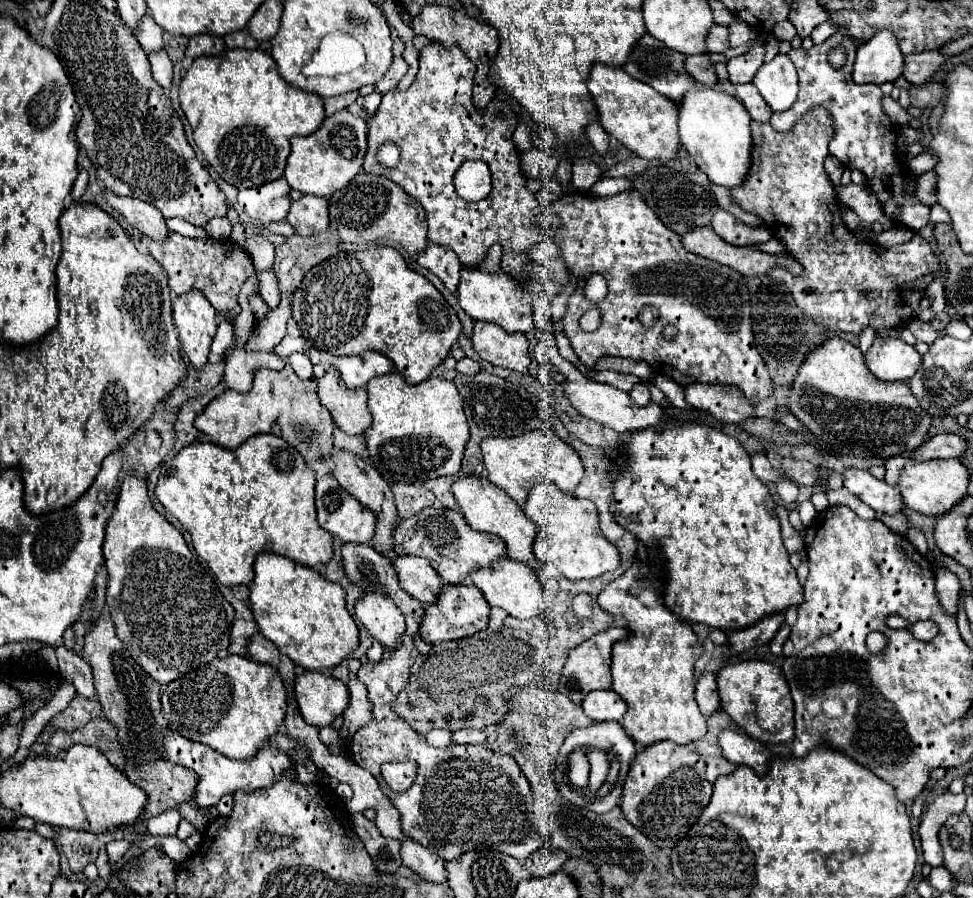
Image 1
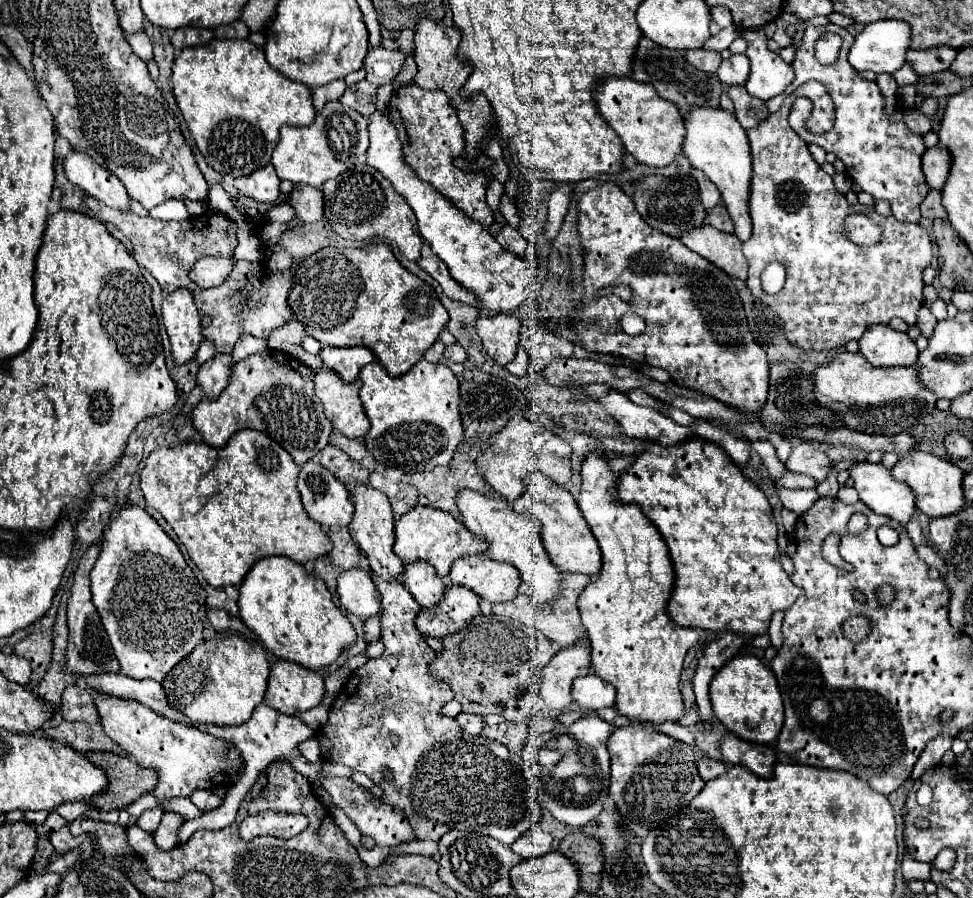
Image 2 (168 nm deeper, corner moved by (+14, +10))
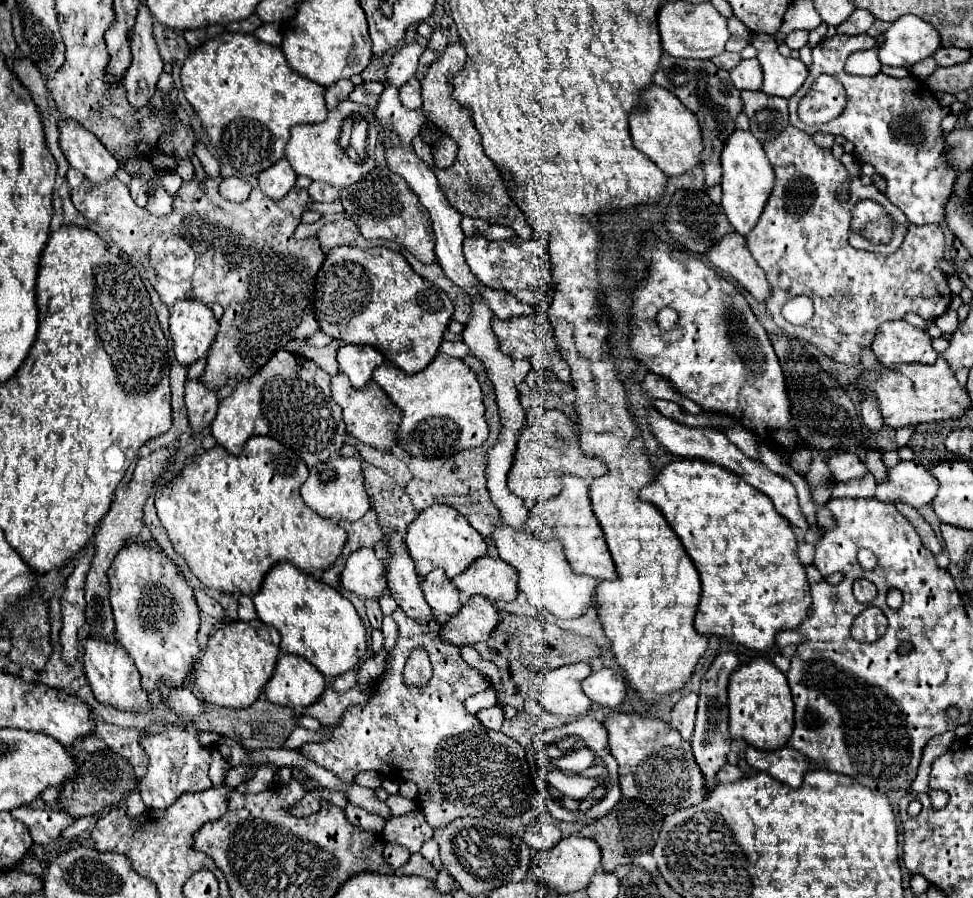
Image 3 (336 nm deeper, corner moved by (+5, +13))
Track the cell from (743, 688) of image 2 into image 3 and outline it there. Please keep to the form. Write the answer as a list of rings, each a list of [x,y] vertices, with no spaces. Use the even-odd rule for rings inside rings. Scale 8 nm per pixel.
[[[769,660],[743,664],[729,678],[729,732],[757,750],[779,750],[793,732],[793,698],[785,674]]]

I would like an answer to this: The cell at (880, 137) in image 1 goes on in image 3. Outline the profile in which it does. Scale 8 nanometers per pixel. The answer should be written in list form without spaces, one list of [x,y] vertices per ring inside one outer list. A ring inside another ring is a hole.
[[[869,34],[823,38],[813,50],[813,66],[801,90],[789,98],[789,122],[797,128],[815,132],[841,134],[855,144],[855,156],[859,162],[871,162],[875,172],[883,174],[887,180],[887,198],[901,208],[911,224],[941,224],[945,220],[945,204],[953,194],[957,172],[945,162],[945,132],[941,130],[941,120],[949,114],[949,108],[941,106],[937,96],[927,88],[923,80],[917,78],[893,78],[879,72],[876,76],[863,78],[845,72],[845,60],[857,50],[869,50],[875,46],[875,38]],[[819,74],[835,76],[847,92],[847,106],[829,124],[807,126],[797,116],[799,100],[809,92],[813,80]]]

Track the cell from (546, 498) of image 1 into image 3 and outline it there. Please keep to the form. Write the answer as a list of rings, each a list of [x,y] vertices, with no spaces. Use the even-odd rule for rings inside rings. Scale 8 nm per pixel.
[[[563,476],[561,482],[563,482],[563,490],[559,496],[537,502],[529,510],[527,526],[533,530],[535,536],[539,536],[543,540],[559,540],[565,548],[565,556],[567,556],[571,568],[577,574],[587,574],[597,580],[615,580],[617,570],[613,568],[613,558],[607,550],[605,534],[591,508],[589,480],[581,480],[575,476]]]

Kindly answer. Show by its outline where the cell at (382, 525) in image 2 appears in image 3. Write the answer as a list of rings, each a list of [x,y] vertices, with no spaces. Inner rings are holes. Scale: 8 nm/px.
[[[399,532],[389,534],[389,554],[385,558],[387,564],[387,582],[391,588],[391,594],[399,608],[413,620],[427,624],[435,620],[433,610],[429,610],[429,604],[423,598],[423,590],[419,584],[419,578],[415,574],[415,564],[399,536]]]

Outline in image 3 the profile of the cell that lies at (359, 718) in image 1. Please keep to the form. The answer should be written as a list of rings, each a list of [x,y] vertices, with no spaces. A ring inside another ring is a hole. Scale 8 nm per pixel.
[[[365,600],[365,608],[367,608],[367,616],[373,628],[381,628],[381,620],[383,620],[383,612],[379,608],[377,600]]]

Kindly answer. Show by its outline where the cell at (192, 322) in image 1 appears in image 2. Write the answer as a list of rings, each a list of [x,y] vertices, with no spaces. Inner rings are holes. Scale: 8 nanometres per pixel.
[[[176,289],[162,303],[162,319],[172,343],[172,357],[178,365],[188,363],[202,341],[200,313],[188,289]]]

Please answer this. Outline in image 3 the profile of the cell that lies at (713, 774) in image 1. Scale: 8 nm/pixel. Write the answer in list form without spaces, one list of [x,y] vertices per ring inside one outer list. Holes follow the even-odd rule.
[[[725,764],[725,768],[717,774],[717,784],[721,784],[721,782],[733,782],[733,780],[739,780],[739,778],[743,778],[741,768]]]

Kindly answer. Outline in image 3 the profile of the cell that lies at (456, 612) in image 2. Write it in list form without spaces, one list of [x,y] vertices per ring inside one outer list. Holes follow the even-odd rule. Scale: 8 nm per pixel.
[[[471,596],[461,612],[441,628],[441,640],[455,646],[473,646],[489,638],[499,622],[497,608],[483,596]]]

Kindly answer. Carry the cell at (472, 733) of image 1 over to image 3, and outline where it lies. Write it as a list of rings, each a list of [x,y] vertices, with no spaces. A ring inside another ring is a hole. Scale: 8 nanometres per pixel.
[[[493,706],[493,708],[485,708],[485,710],[479,710],[477,712],[477,718],[481,720],[483,726],[491,728],[491,730],[501,730],[503,726],[503,720],[505,720],[505,712],[503,712],[503,706]]]

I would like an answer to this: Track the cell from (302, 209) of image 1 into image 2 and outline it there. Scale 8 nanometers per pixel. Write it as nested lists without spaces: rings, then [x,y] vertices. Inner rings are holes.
[[[294,185],[290,197],[288,197],[288,205],[294,207],[296,211],[296,219],[306,223],[316,223],[318,219],[322,219],[324,213],[324,203],[322,203],[322,191],[310,185]]]

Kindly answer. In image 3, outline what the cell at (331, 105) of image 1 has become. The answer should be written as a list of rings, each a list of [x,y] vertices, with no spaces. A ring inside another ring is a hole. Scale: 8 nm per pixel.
[[[339,80],[339,82],[335,82],[333,86],[329,86],[327,88],[327,92],[325,92],[325,102],[327,102],[327,108],[329,110],[333,110],[339,102],[343,102],[343,100],[347,100],[349,98],[349,94],[353,92],[353,82],[351,80]]]

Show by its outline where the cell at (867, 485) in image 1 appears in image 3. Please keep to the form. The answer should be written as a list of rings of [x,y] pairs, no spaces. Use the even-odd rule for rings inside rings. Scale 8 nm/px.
[[[911,460],[911,462],[899,462],[889,470],[889,476],[885,482],[877,484],[875,496],[881,502],[905,502],[913,508],[921,508],[925,504],[931,504],[937,496],[937,478],[929,474],[929,470]]]

